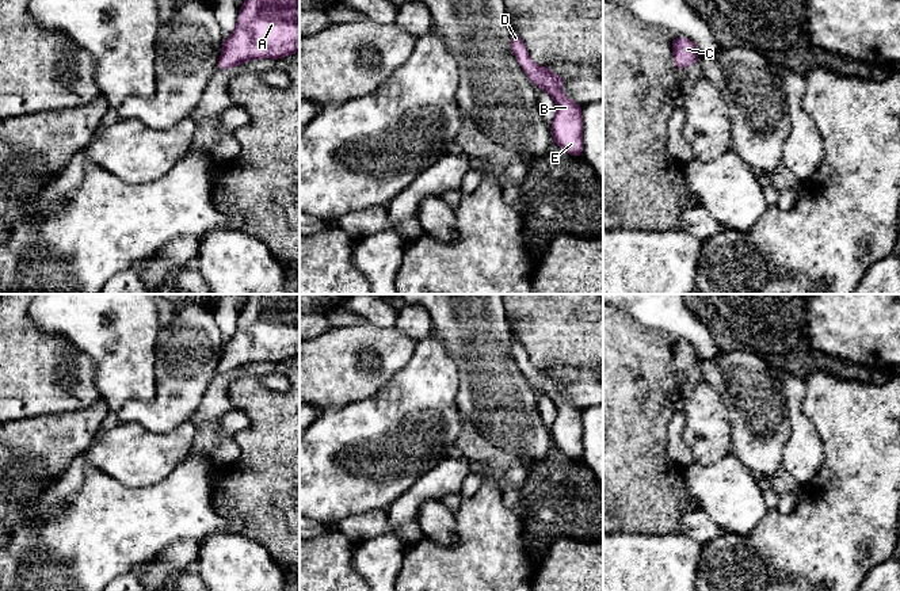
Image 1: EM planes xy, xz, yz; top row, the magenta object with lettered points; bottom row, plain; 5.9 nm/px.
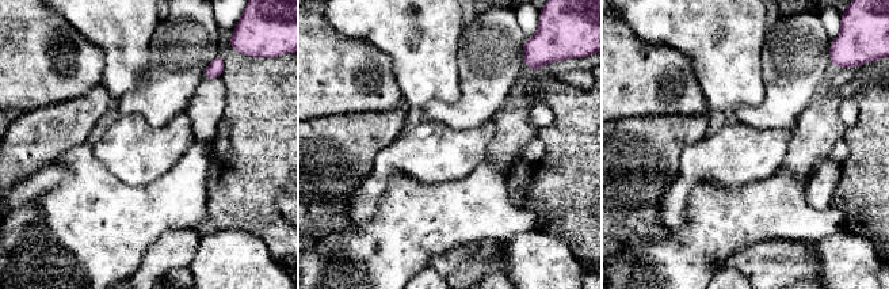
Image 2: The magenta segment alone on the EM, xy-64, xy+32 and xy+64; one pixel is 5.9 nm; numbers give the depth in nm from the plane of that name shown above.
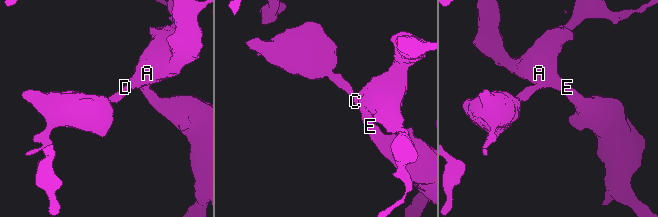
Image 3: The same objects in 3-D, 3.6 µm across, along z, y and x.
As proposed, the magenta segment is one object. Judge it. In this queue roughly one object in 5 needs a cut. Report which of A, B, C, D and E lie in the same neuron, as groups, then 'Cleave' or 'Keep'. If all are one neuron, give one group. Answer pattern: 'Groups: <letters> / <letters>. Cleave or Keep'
Groups: A B C D E. Keep

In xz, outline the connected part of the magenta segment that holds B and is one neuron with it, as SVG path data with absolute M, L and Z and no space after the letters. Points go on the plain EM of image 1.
M511 335L511 354L529 384L541 394L548 396L556 405L556 419L550 427L554 446L571 460L583 461L581 408L564 399L561 389L567 382L552 377L549 370L534 367L515 335Z

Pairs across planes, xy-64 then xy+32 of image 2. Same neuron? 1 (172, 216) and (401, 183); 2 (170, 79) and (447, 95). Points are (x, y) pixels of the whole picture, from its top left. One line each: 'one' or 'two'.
1: one
2: two

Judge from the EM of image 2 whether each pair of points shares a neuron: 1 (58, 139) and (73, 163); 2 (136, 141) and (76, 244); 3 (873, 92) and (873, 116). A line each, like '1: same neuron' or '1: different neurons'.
1: different neurons
2: different neurons
3: same neuron

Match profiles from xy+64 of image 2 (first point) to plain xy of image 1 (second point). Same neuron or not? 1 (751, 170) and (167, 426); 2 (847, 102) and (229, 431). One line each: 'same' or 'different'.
1: same
2: same

